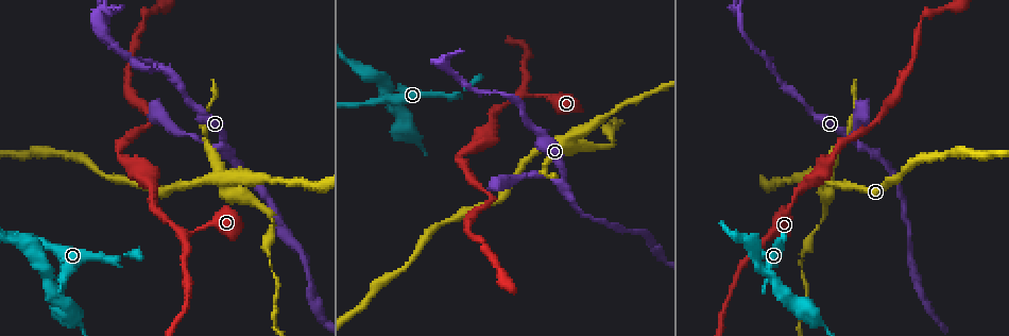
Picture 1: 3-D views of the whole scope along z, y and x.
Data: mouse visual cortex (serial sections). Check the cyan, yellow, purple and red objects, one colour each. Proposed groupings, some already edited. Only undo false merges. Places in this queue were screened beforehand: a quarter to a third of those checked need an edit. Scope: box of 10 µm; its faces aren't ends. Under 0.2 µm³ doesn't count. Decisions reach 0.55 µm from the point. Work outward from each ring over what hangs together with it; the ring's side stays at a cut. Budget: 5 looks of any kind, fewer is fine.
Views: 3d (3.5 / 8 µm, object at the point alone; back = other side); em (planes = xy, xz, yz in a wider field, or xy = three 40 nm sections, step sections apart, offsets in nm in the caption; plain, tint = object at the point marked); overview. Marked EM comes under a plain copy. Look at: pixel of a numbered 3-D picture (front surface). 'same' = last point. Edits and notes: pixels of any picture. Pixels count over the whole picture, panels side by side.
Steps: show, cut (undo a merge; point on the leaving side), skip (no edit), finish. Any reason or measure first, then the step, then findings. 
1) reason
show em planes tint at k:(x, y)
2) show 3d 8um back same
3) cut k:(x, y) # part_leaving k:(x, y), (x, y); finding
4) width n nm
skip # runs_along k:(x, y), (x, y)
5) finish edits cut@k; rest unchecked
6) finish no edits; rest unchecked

a fork
show 3d 8um at 1:(561, 145)

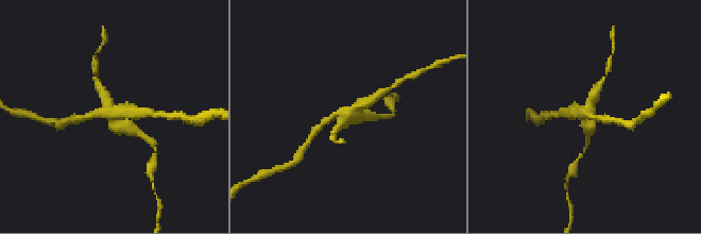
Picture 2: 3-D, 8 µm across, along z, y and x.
need the tissue
show em xy step 5 tint same

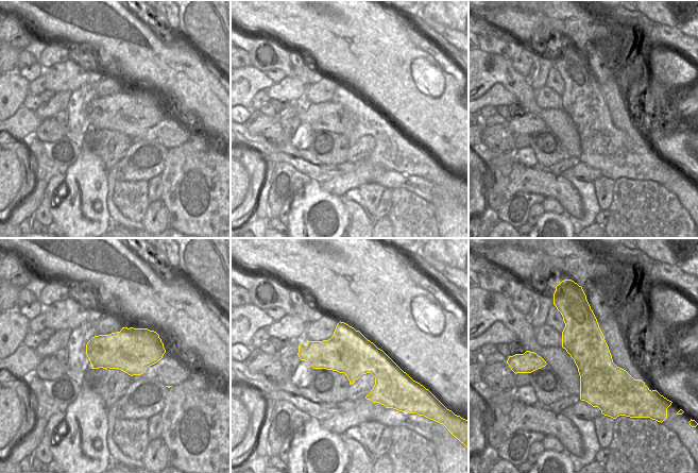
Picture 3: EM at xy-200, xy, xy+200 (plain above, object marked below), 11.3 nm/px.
cut 2:(342, 120) # part_leaving 2:(344, 113), (353, 118), (381, 116); a second cell is stuck on

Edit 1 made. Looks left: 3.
narrows sharply
show 3d 3.5um at 1:(528, 94)

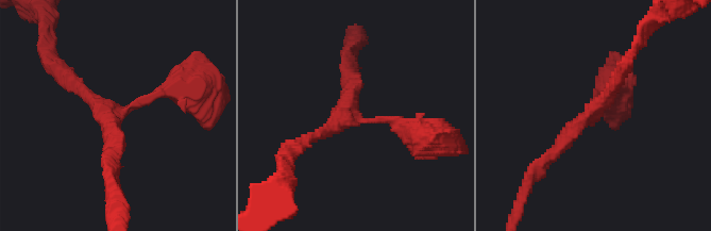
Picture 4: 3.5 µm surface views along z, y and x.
arms 3; arm_widths 200, 250, 300 nm
show em xy step 2 tint at 4:(596, 111)

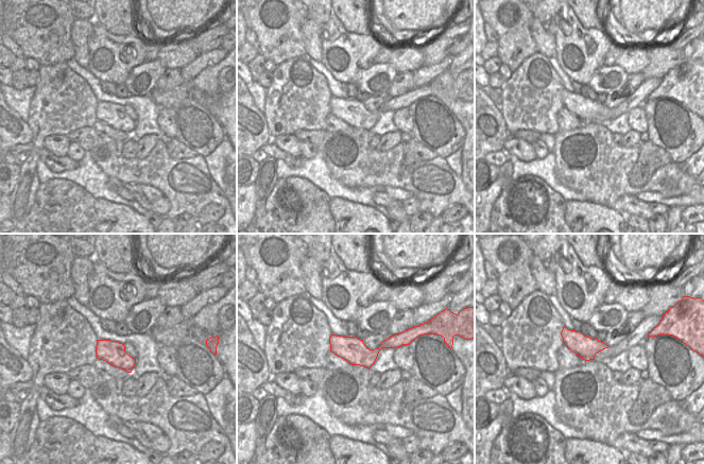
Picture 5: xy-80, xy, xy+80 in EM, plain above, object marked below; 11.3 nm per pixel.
skip # runs_along 4:(181, 89), (115, 112), (63, 72); all the same cell

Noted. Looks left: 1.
finish edits cut@2; rest unchecked

